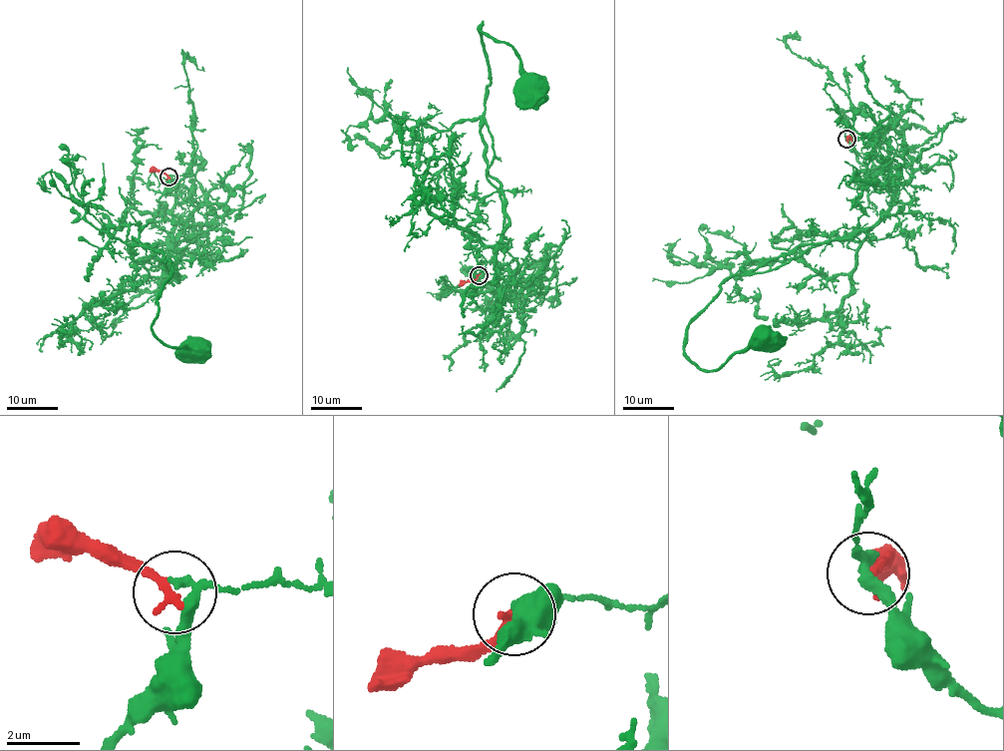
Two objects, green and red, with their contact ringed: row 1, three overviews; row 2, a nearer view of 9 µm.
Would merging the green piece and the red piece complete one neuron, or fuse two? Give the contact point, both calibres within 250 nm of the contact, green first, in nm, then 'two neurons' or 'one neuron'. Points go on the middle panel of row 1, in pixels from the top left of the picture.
at (479, 275); 190 nm thick on the green side, 240 nm on the other; two neurons

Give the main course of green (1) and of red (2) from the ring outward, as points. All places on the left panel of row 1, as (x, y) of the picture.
1: (169, 176), (155, 221), (173, 244), (166, 274), (176, 273), (162, 259), (171, 277), (153, 328), (194, 352)
2: (169, 177), (149, 171)

